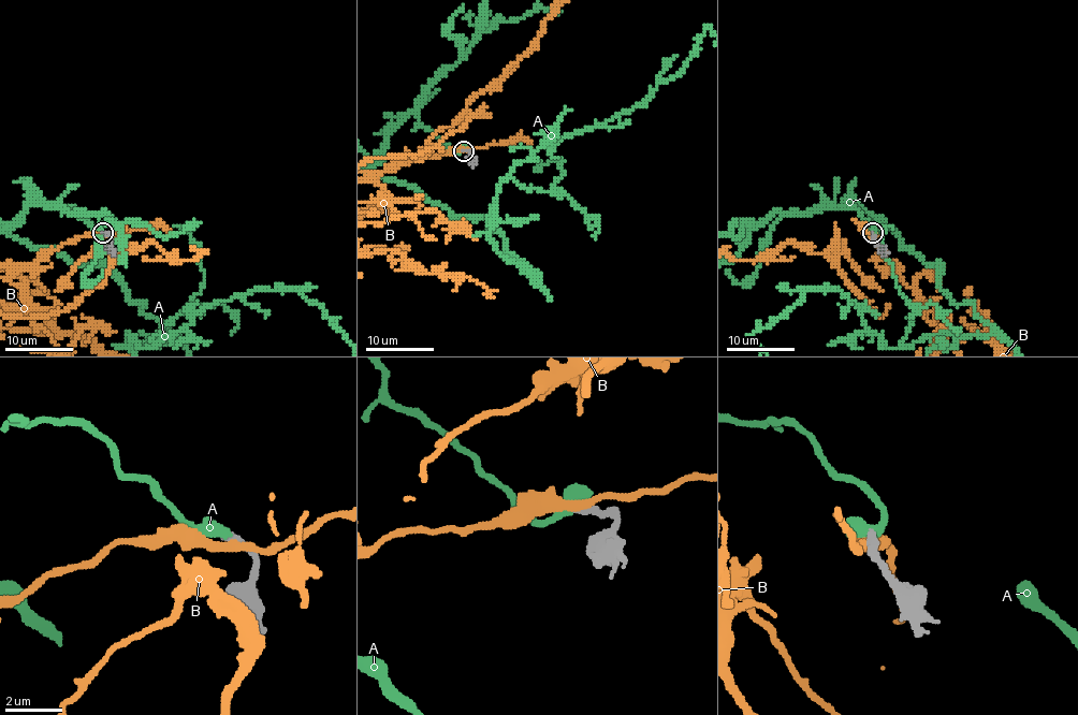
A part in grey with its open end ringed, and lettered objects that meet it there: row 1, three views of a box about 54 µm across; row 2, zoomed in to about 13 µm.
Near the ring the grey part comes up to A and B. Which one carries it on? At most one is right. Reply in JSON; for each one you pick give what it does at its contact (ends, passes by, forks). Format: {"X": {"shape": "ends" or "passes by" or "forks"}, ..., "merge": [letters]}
{"A": {"shape": "ends"}, "merge": ["A"]}

